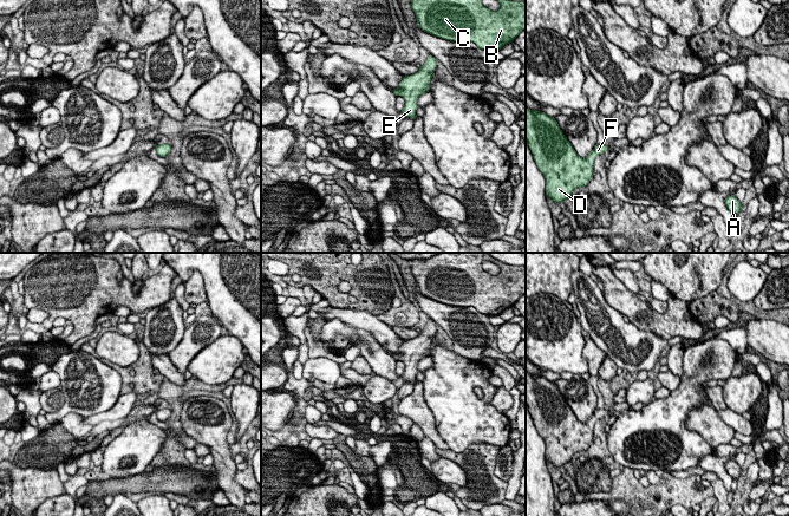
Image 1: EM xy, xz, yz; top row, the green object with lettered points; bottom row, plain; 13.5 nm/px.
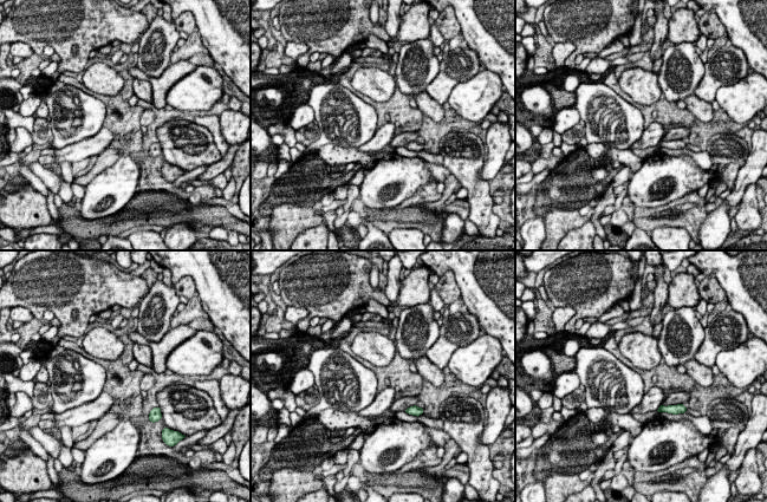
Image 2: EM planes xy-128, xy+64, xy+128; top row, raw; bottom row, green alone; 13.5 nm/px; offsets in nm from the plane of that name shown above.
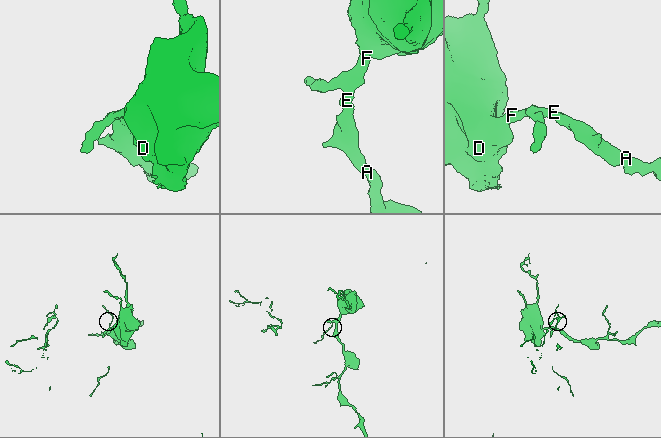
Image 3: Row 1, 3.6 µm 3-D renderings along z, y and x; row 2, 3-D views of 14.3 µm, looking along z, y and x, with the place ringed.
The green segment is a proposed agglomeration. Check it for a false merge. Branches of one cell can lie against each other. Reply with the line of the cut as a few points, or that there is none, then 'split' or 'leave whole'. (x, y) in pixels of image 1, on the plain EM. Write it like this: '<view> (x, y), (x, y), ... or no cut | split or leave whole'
no cut | leave whole

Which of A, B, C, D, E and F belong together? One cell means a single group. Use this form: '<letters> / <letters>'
A B C D E F

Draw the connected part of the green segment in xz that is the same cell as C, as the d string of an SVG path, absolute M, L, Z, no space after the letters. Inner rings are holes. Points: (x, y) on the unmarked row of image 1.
M439 253L430 259L412 260L411 273L422 295L441 303L474 307L485 315L500 315L526 294L526 267L503 263L488 253ZM483 261L500 267L497 275L490 275L482 268Z

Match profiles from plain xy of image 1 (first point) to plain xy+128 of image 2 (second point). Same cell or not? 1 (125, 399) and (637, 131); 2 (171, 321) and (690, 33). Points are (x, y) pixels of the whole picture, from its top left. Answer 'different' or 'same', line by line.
1: different
2: different

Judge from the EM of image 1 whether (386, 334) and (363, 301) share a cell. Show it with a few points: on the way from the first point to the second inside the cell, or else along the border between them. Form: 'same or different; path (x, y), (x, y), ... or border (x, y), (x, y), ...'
different; border (341, 307), (369, 312)

